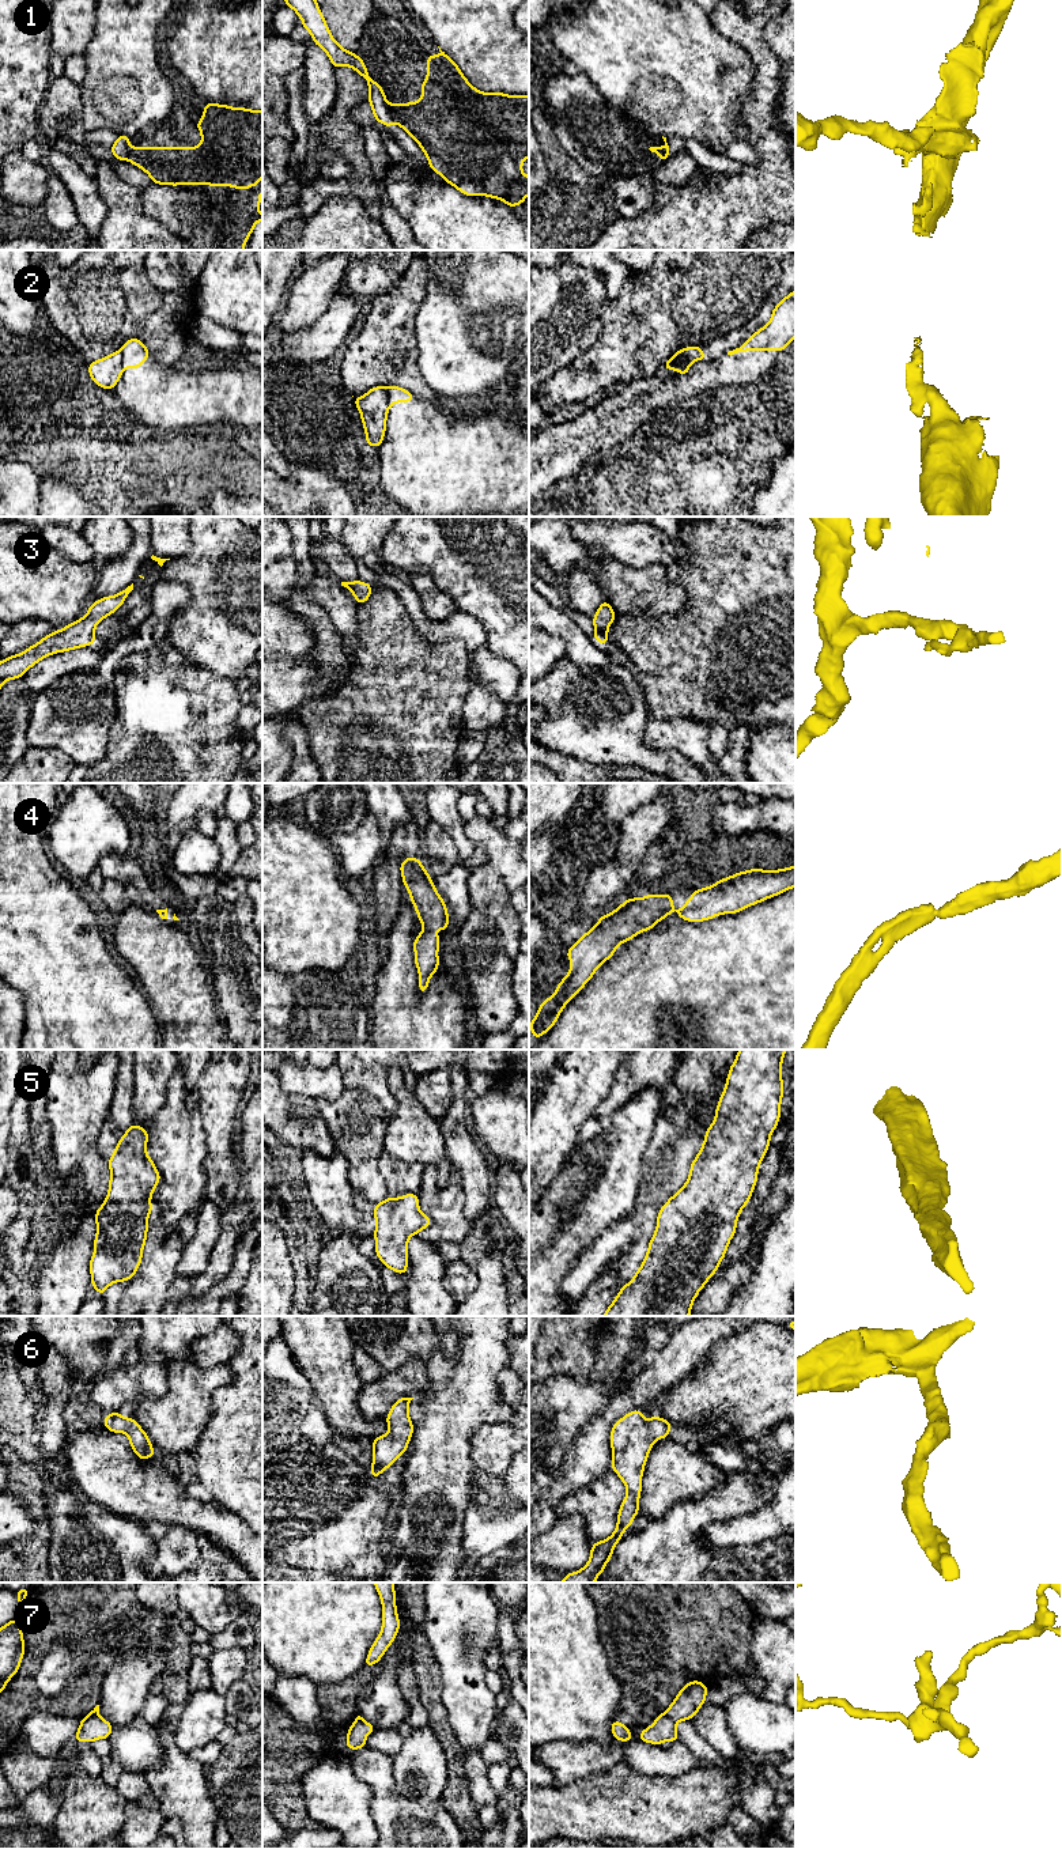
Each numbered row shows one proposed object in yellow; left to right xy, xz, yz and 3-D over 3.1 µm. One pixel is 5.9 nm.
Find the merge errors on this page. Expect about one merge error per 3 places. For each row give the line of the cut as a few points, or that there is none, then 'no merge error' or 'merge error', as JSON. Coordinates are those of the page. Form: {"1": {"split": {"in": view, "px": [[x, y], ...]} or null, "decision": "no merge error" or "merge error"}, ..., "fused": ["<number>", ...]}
{"1": {"split": {"in": "xz", "px": [[386, 105], [397, 123]]}, "decision": "merge error"}, "2": {"split": {"in": "xy", "px": [[120, 350], [123, 367]]}, "decision": "merge error"}, "3": {"split": null, "decision": "no merge error"}, "4": {"split": null, "decision": "no merge error"}, "5": {"split": null, "decision": "no merge error"}, "6": {"split": null, "decision": "no merge error"}, "7": {"split": {"in": "yz", "px": [[664, 1713], [676, 1721]]}, "decision": "merge error"}, "fused": ["1", "2", "7"]}

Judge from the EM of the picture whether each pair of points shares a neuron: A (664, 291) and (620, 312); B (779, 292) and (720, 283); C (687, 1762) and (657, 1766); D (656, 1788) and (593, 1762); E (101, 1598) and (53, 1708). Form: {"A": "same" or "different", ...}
{"A": "same", "B": "different", "C": "same", "D": "different", "E": "same"}

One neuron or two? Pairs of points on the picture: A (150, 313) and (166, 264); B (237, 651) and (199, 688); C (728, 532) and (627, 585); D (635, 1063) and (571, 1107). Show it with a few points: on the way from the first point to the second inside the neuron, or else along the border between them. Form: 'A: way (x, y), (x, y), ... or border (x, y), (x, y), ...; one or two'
A: border (143, 264), (147, 278), (158, 288), (186, 288); two
B: border (185, 657), (219, 676), (229, 676), (237, 680); two
C: border (664, 568), (665, 575), (686, 592); two
D: border (615, 1078), (609, 1091), (597, 1106); two

